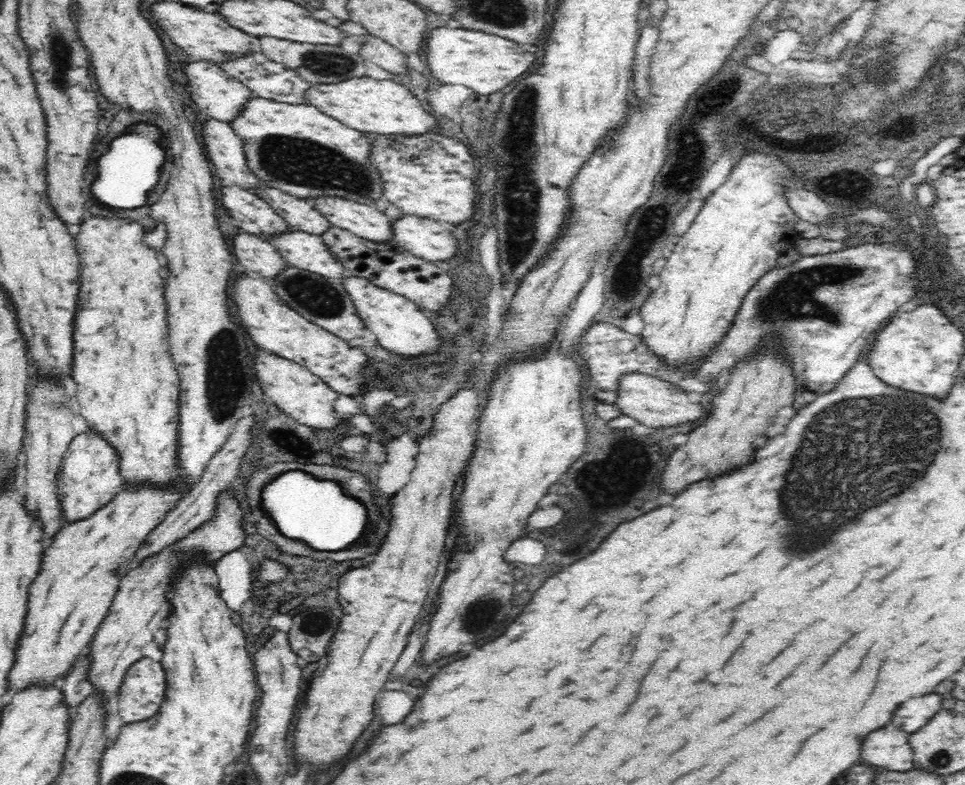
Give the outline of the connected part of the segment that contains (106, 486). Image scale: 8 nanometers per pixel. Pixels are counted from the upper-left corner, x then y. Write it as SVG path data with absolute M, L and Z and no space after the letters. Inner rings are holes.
M88 429L77 434L70 441L58 476L58 494L66 515L64 519L72 522L90 516L97 508L112 500L124 483L118 449L100 431Z

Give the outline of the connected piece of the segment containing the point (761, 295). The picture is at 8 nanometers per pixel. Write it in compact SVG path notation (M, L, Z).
M894 243L860 244L838 252L802 256L800 260L794 260L786 266L772 268L744 296L742 306L722 340L716 342L714 348L708 354L704 354L699 363L691 369L668 363L664 357L644 343L642 334L630 334L610 323L598 321L580 342L580 355L584 356L588 366L586 370L589 390L586 395L595 394L595 398L604 403L616 403L621 394L620 380L636 372L669 382L680 387L682 391L706 394L714 390L716 384L722 387L727 381L727 378L722 380L722 376L730 377L730 370L734 370L740 362L760 356L762 350L772 350L774 356L787 362L794 385L799 384L806 393L820 396L836 391L836 386L854 368L854 364L865 357L868 346L873 342L880 326L892 320L894 314L899 312L898 308L916 295L920 283L915 277L917 269L912 253L904 250L900 244Z

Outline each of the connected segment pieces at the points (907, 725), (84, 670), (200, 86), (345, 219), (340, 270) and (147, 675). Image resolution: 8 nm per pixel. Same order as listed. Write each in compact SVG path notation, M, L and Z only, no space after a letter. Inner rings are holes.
M928 694L924 698L908 700L896 710L896 716L892 718L894 726L914 734L942 710L942 702L944 702L942 694Z
M88 644L84 653L82 653L59 682L60 689L66 695L66 701L70 708L75 708L80 704L84 697L96 691L96 685L90 679L90 668L92 668L92 653L90 653Z
M202 60L190 62L186 64L184 72L187 77L188 94L196 110L204 114L202 120L210 118L230 125L242 116L246 104L254 97L250 88L242 84L236 77L229 75L219 65L211 62Z
M334 196L316 198L312 204L330 221L331 226L370 242L394 242L394 223L374 205L358 204Z
M291 229L286 234L280 234L272 238L270 243L280 251L281 256L287 261L289 266L298 269L306 269L324 279L344 280L348 278L348 271L343 262L340 262L331 248L322 240L322 237L315 234L308 234L297 229Z
M143 657L127 670L118 690L118 714L124 724L156 716L164 702L166 671L161 661Z

